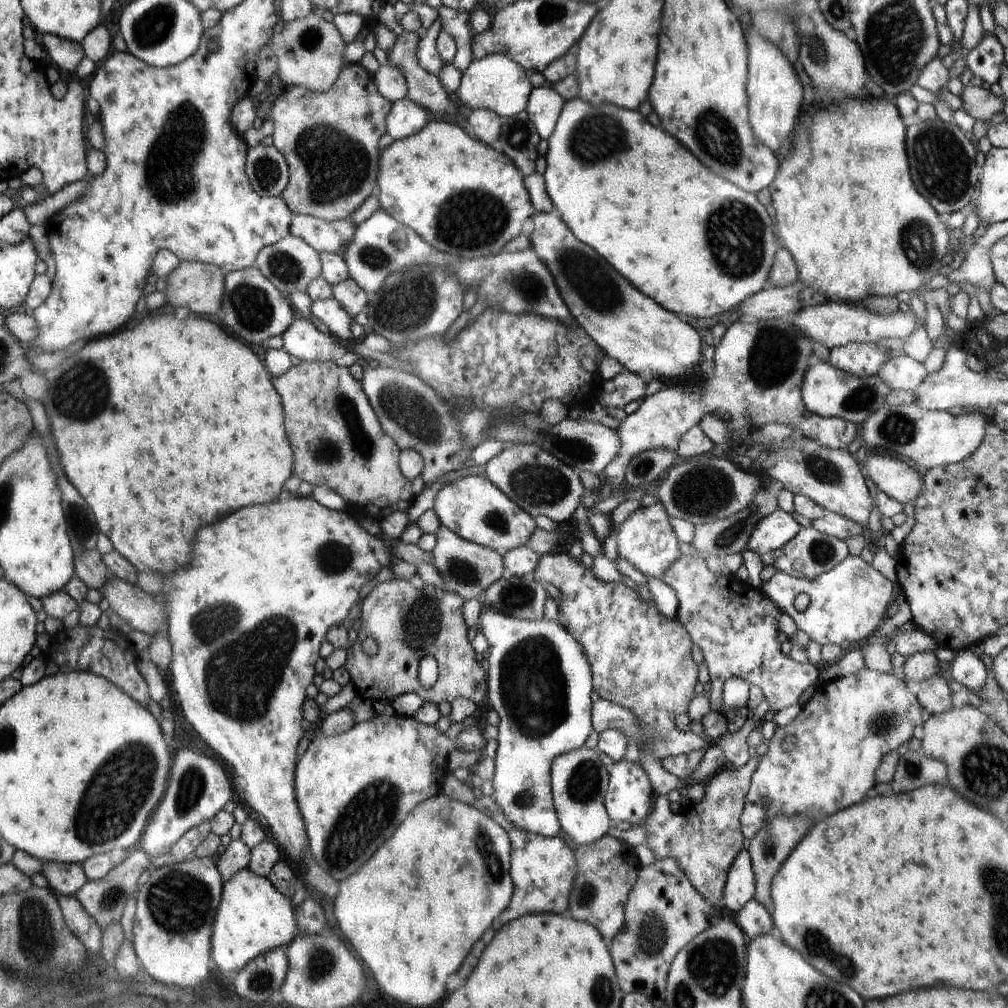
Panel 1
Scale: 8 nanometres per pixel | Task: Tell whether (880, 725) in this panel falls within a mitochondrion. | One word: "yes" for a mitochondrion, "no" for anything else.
yes

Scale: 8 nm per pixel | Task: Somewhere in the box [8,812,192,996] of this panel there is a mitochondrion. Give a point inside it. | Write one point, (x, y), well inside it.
(38, 932)

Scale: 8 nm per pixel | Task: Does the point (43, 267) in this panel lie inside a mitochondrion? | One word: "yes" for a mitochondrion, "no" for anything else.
no

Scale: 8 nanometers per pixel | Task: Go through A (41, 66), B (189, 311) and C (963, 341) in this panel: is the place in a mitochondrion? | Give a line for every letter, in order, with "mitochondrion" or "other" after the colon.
A: other
B: other
C: other

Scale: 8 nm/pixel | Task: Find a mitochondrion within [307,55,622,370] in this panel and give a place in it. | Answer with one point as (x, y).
(470, 221)

